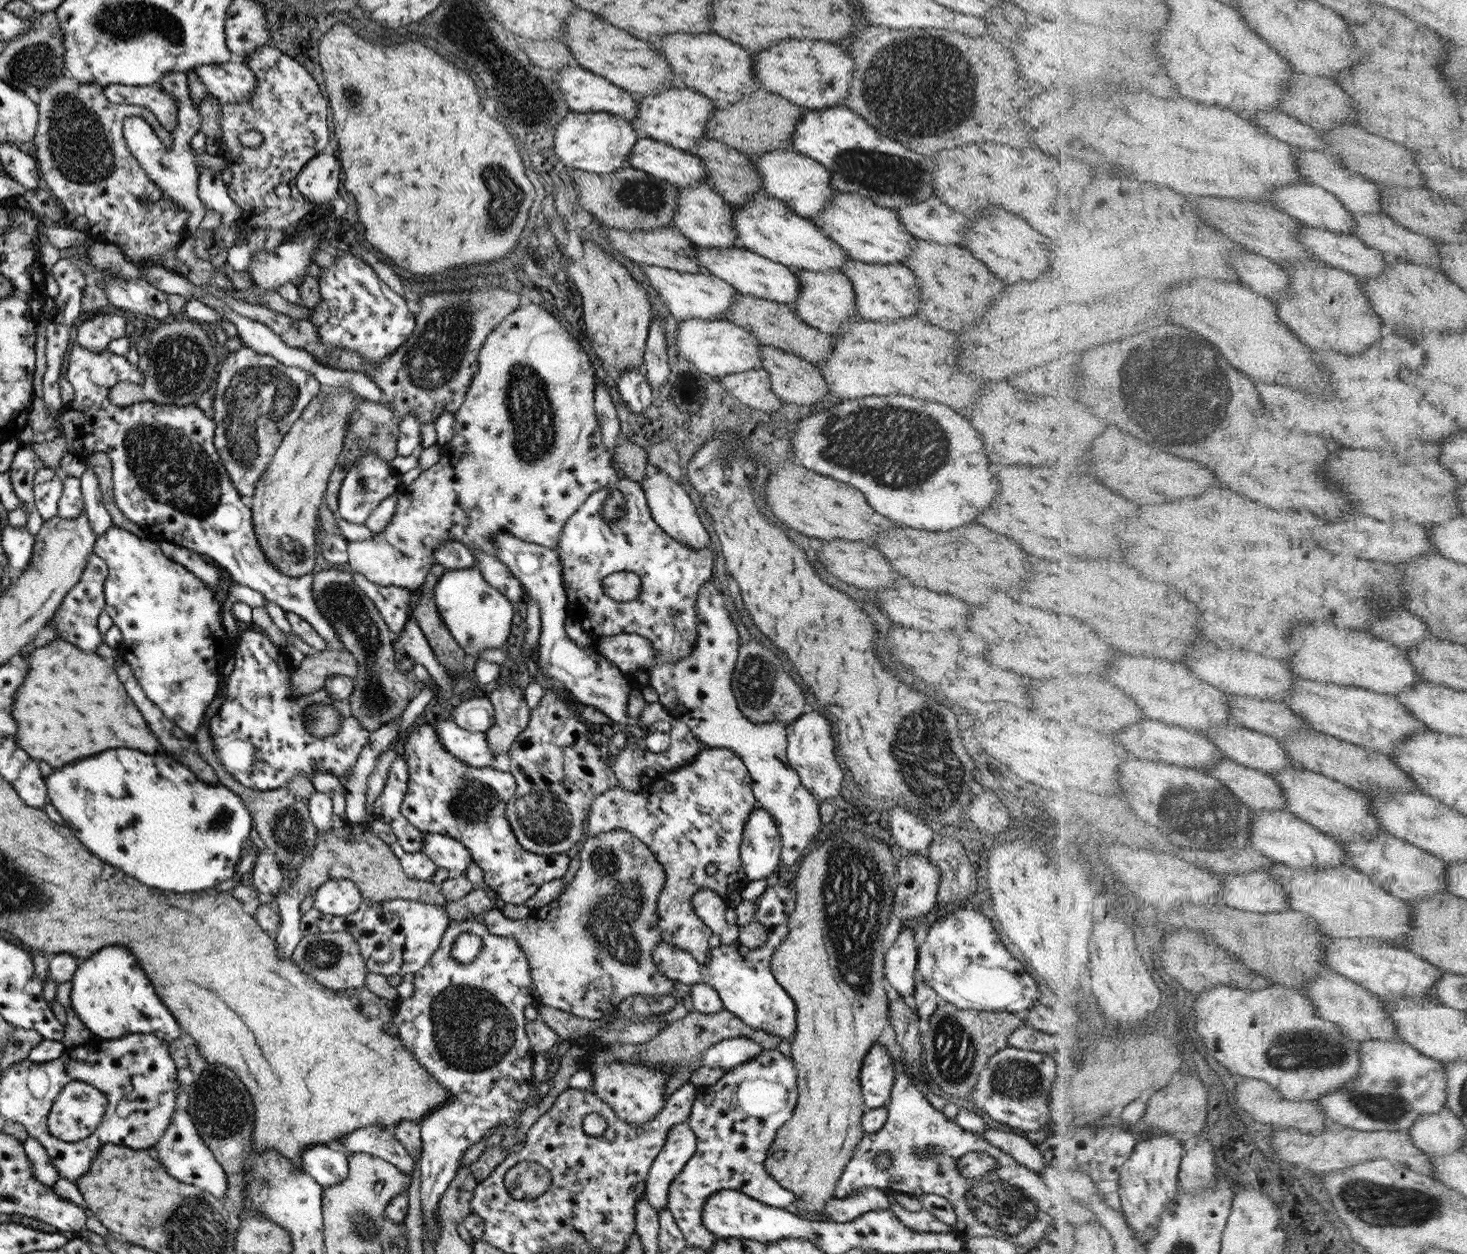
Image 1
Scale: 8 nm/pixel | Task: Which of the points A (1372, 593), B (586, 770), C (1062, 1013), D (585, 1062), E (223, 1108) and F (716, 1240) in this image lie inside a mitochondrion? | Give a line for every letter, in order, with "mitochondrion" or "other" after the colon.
A: mitochondrion
B: other
C: other
D: other
E: mitochondrion
F: other

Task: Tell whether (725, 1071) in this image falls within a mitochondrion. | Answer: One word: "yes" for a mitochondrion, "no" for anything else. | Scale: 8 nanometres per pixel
no

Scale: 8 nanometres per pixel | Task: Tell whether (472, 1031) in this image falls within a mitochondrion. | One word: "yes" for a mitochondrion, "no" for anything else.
yes

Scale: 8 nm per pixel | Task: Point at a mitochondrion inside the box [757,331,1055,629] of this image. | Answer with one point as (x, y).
(898, 448)

